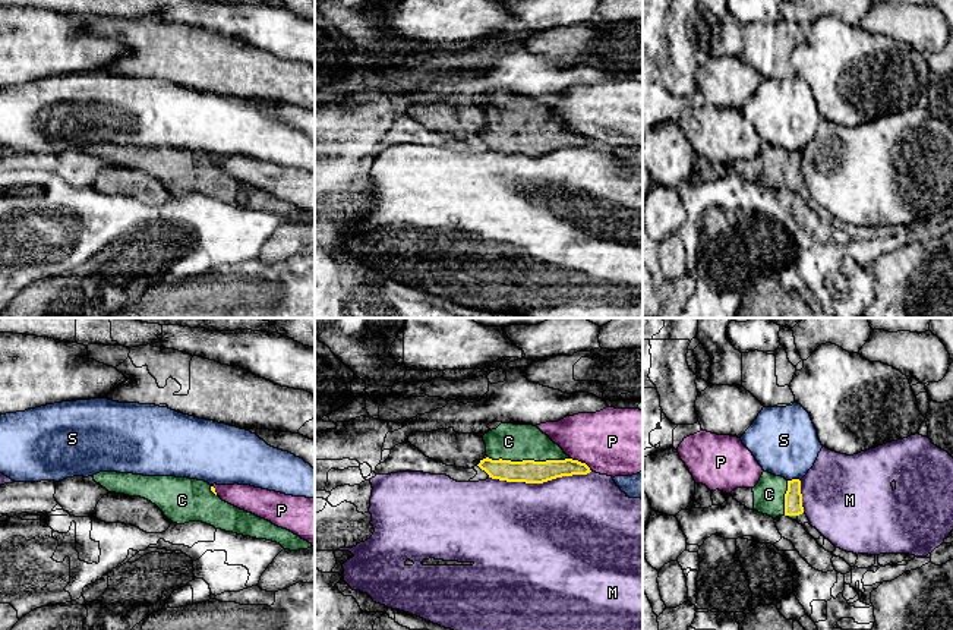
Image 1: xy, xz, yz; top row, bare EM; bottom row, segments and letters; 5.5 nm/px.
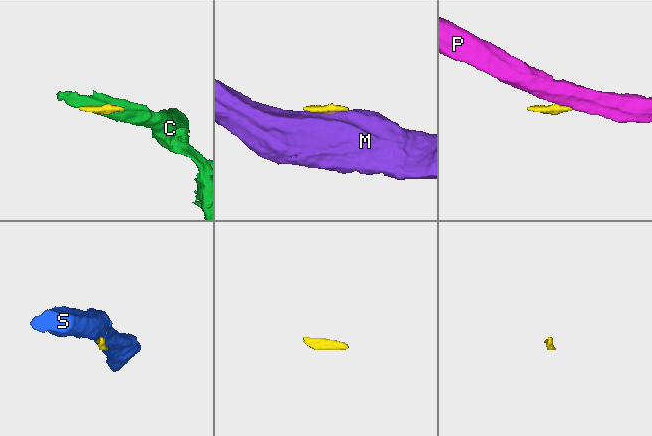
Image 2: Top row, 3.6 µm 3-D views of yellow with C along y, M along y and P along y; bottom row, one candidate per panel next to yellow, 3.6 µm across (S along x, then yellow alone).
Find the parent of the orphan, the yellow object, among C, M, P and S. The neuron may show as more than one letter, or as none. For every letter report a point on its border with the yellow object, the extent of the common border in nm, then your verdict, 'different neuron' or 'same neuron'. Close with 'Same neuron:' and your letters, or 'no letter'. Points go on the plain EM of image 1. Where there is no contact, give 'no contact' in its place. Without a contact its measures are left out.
C: meets yellow in xz at (529, 132); contact 460 nm long; same neuron
M: meets yellow in xz at (539, 154); contact 550 nm long; different neuron
P: meets yellow in xz at (580, 134); contact 130 nm long; different neuron
S: meets yellow in yz at (794, 151); contact 70 nm long; different neuron
Same neuron: C

